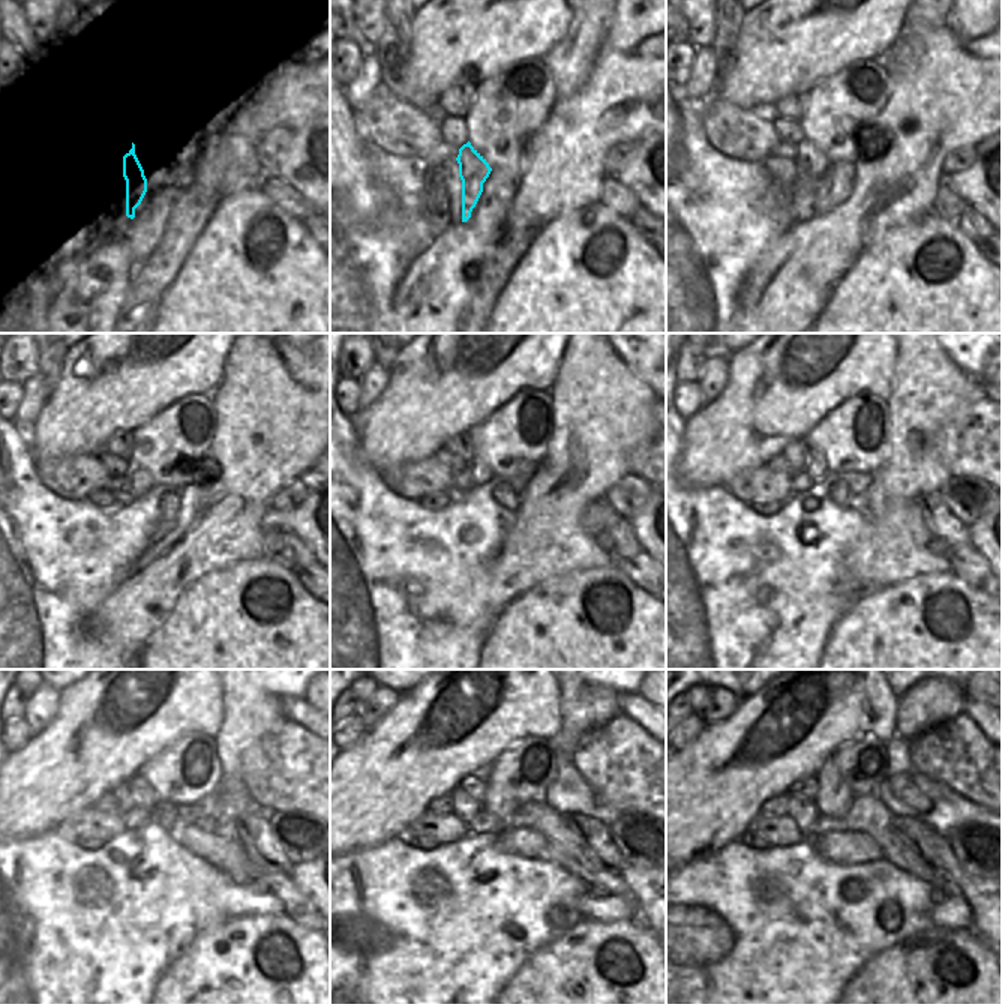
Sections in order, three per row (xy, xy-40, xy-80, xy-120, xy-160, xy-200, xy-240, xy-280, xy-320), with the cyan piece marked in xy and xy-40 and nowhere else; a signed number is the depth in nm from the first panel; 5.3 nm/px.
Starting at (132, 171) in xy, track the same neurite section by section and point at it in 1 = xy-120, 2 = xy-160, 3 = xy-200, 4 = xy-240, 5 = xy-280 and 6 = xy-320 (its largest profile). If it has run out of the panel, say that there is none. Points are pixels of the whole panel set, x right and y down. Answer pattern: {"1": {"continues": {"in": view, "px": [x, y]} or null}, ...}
{"1": {"continues": {"in": "xy-120", "px": [140, 482]}}, "2": {"continues": {"in": "xy-160", "px": [480, 473]}}, "3": {"continues": {"in": "xy-200", "px": [816, 468]}}, "4": {"continues": {"in": "xy-240", "px": [144, 797]}}, "5": {"continues": {"in": "xy-280", "px": [474, 785]}}, "6": {"continues": {"in": "xy-320", "px": [807, 787]}}}

